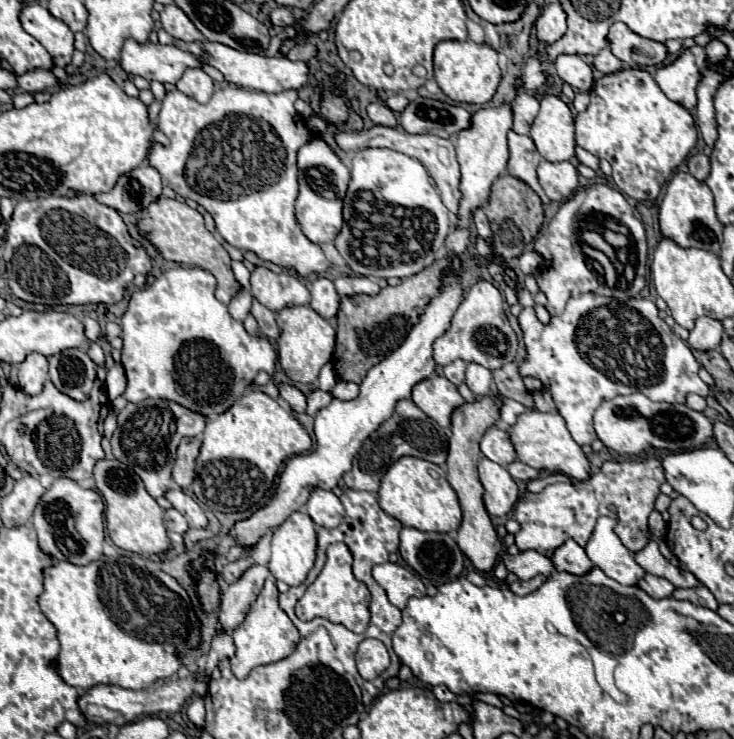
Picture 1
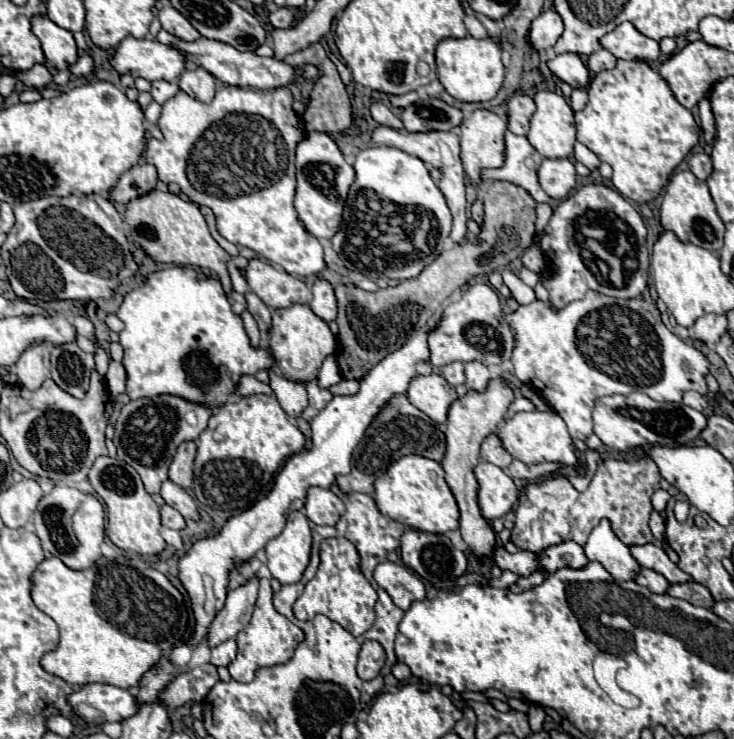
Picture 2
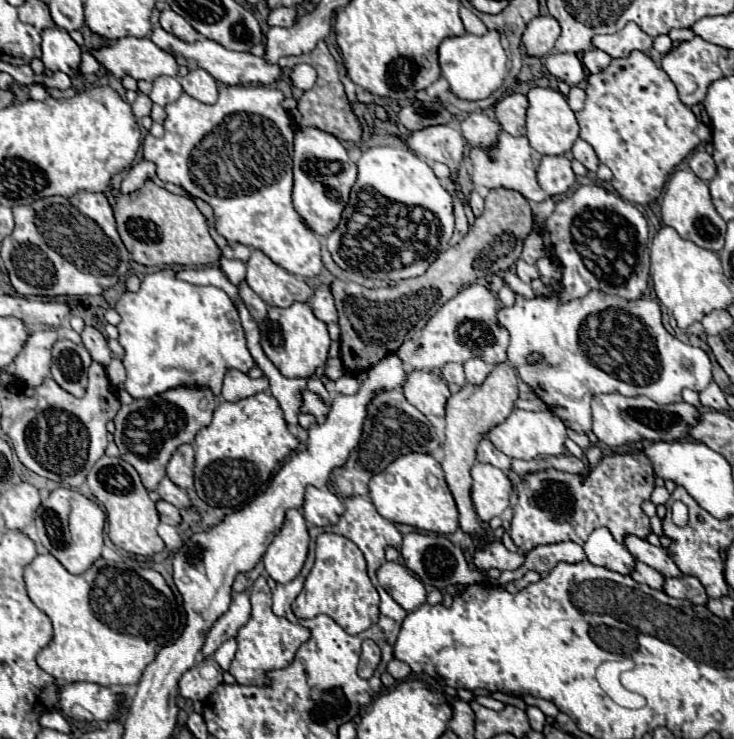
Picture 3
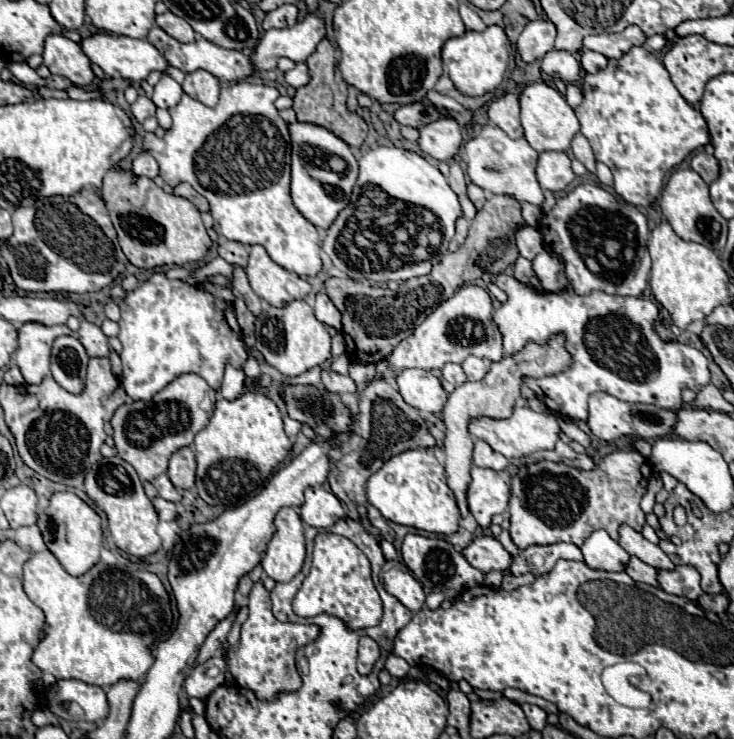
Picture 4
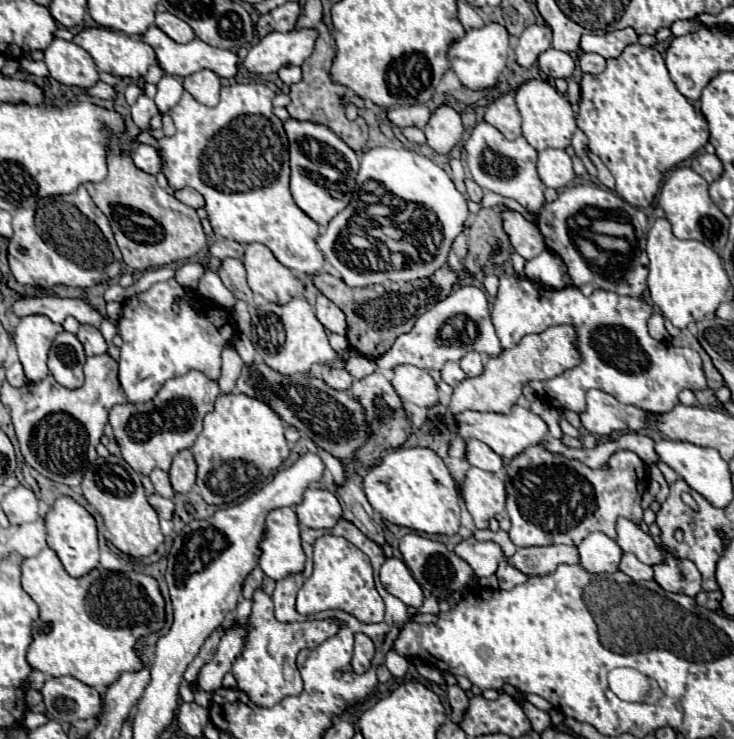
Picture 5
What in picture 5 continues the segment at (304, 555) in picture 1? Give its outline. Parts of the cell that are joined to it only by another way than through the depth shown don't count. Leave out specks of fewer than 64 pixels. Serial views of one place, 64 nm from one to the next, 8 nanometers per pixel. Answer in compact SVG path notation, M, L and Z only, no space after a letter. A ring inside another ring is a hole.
M276 508L268 514L266 532L258 548L262 552L258 566L272 580L280 580L304 568L298 518L292 508Z

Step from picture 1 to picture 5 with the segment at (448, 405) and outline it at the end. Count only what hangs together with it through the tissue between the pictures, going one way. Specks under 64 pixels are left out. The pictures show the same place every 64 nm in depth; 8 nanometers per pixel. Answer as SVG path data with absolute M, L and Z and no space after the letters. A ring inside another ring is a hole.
M396 366L392 386L402 398L402 402L412 402L416 406L430 408L438 402L438 388L426 370L416 366Z

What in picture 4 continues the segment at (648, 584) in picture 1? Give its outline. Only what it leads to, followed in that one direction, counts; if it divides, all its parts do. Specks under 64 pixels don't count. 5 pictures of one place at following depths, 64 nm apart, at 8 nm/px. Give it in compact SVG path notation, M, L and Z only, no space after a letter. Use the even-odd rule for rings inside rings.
M636 556L630 558L630 562L626 564L626 570L624 570L632 580L638 580L638 582L646 582L646 584L652 584L652 586L658 586L656 582L656 570L648 564L644 564L642 560L638 560Z

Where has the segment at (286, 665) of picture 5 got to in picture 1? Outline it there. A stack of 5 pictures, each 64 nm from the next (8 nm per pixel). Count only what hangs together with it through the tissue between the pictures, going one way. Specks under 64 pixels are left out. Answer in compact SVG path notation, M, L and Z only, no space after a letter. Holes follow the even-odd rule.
M270 576L262 588L262 592L258 594L256 602L252 604L244 624L240 624L234 634L234 644L236 644L236 656L230 660L230 668L232 674L240 680L244 680L252 668L262 666L262 664L272 664L278 662L286 656L290 656L300 640L300 632L298 628L290 622L290 618L278 608L278 590L276 590L276 578Z

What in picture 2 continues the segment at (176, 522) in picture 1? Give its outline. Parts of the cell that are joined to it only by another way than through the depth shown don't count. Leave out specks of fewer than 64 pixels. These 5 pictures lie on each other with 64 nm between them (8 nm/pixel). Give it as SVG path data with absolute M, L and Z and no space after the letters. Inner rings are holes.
M168 504L160 506L160 514L162 514L162 524L164 524L164 526L174 528L174 530L184 528L184 518L182 518L182 514L180 514L178 510L174 510L172 506L168 506Z

